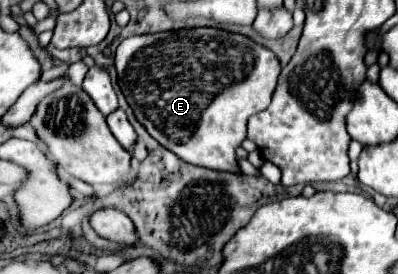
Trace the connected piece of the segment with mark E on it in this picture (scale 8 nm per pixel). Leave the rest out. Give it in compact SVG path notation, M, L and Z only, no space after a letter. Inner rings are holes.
M184 27L178 31L132 35L118 45L114 59L118 83L128 105L132 107L136 119L160 145L168 147L192 165L220 171L240 171L236 163L236 147L240 147L246 139L248 117L270 105L282 69L274 51L240 33L214 27Z

